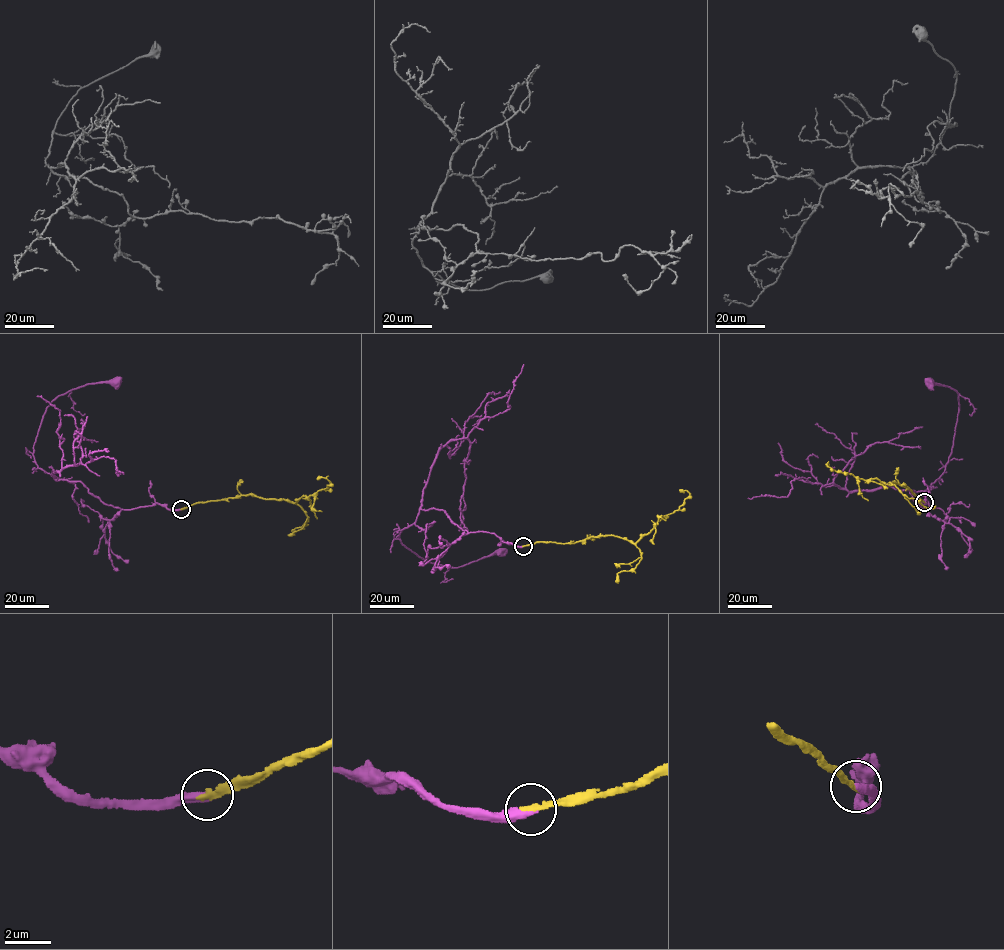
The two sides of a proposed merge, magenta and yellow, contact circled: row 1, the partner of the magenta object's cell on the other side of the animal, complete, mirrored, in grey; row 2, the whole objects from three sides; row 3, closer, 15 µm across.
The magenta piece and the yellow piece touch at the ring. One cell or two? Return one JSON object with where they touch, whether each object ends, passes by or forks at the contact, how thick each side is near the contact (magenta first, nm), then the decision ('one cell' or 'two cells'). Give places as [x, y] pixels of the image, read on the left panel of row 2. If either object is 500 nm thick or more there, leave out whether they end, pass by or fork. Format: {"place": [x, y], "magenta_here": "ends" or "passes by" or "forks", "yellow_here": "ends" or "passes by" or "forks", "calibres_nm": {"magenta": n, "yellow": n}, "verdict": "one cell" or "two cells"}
{"place": [181, 509], "magenta_here": "ends", "yellow_here": "ends", "calibres_nm": {"magenta": 400, "yellow": 280}, "verdict": "one cell"}

